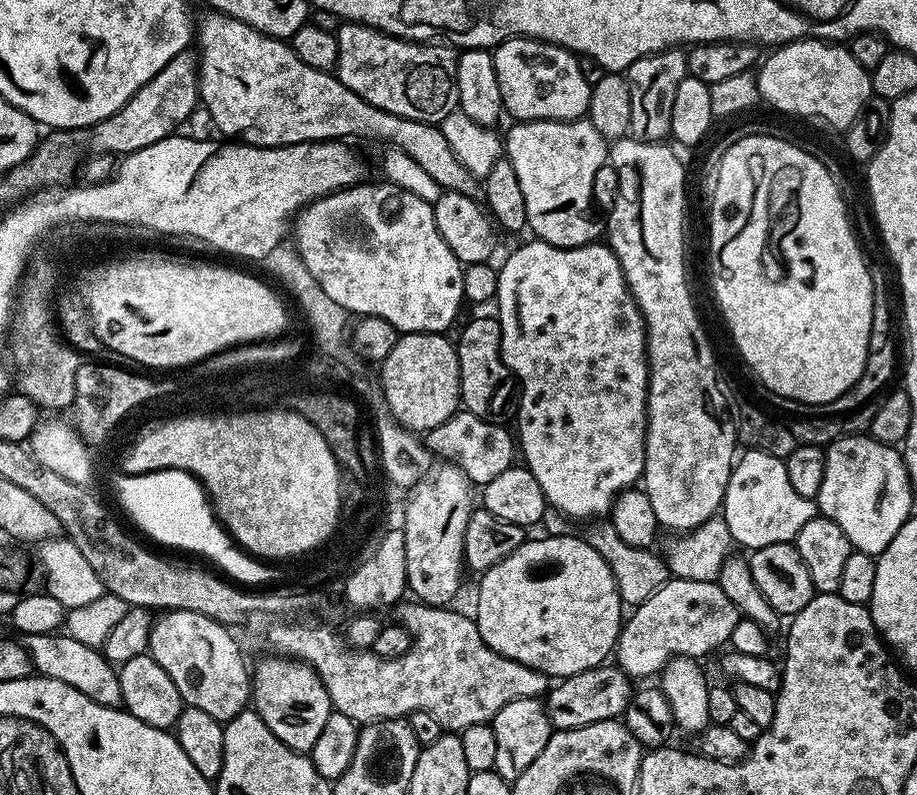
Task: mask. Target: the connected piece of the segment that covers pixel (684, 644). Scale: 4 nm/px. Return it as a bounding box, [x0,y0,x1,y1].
[614,577,742,680]

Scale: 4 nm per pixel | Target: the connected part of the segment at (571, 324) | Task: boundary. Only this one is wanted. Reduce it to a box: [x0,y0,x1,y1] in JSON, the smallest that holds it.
[494,238,648,522]

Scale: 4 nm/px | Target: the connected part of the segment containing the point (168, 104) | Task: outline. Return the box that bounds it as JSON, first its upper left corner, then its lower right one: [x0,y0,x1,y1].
[91,51,200,154]

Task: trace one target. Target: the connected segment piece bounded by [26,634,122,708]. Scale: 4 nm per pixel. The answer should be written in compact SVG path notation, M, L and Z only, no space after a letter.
M34 634L27 637L26 647L32 659L33 669L39 675L49 676L58 682L66 682L66 686L74 686L74 690L86 694L102 706L121 707L120 673L106 659L101 649L86 646L67 634L53 634L51 636Z

